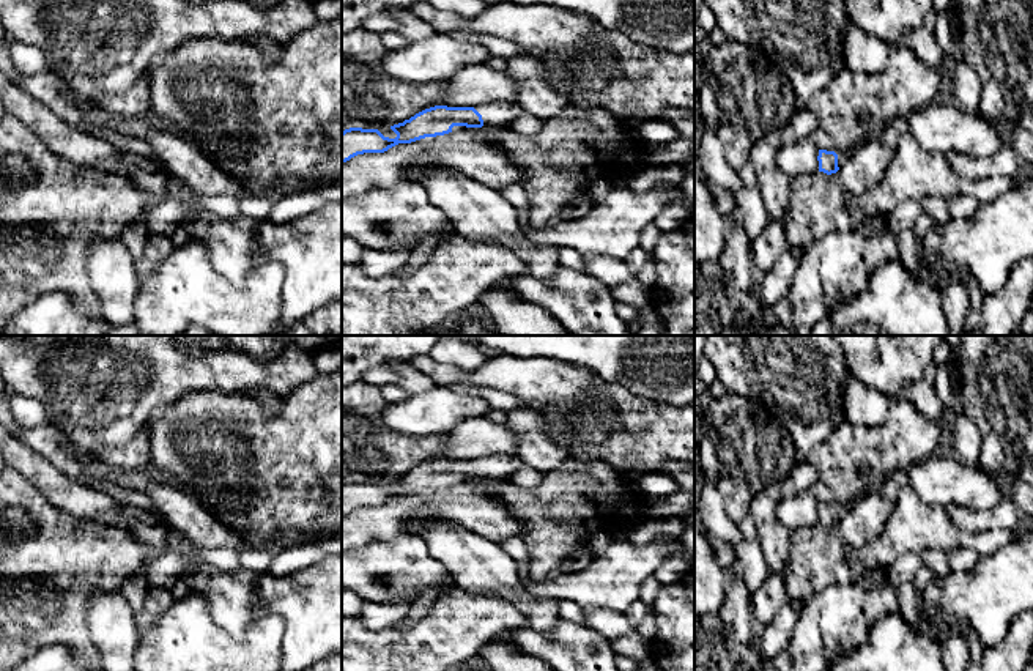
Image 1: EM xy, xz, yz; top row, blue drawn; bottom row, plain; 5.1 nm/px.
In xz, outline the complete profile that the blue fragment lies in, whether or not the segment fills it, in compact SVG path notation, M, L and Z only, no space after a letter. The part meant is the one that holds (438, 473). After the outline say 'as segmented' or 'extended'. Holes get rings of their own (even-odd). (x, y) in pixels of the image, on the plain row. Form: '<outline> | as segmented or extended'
M491 455L474 460L435 458L391 479L397 487L395 491L384 490L378 482L350 480L342 485L342 515L364 506L384 506L398 496L444 488L452 485L454 479L510 479L523 466L523 460L515 455Z | extended

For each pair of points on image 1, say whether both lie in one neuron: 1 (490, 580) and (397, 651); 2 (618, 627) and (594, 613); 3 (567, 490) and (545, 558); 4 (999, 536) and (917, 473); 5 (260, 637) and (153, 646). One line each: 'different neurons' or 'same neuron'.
1: different neurons
2: same neuron
3: same neuron
4: different neurons
5: same neuron

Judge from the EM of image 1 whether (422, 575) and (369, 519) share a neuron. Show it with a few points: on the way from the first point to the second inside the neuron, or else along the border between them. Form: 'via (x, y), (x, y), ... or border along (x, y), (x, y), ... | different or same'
border along (407, 531), (392, 539), (367, 541), (358, 548) | different

